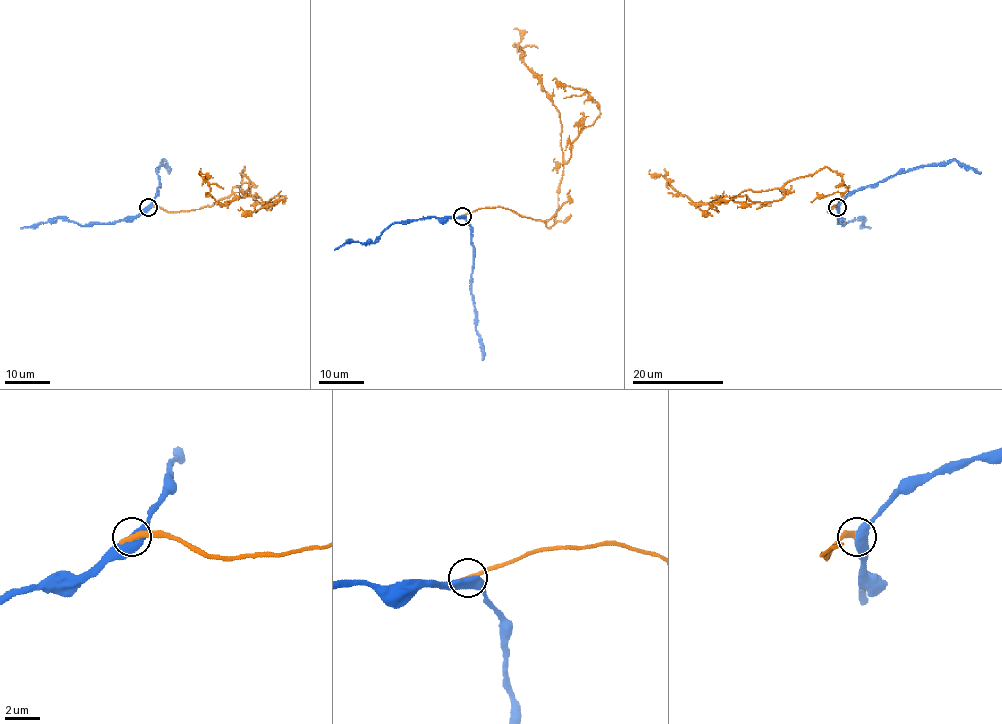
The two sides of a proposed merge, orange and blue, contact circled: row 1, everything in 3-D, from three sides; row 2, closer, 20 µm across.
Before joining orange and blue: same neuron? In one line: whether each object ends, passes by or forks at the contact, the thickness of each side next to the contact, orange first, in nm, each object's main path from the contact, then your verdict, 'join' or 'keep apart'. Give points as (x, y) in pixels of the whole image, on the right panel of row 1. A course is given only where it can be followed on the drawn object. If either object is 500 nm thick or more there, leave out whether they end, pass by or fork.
320 nm thick on the orange side, 550 nm on the other; orange runs (837, 207), (828, 211), (848, 186), (828, 167), (780, 188), (742, 191), (707, 203), (693, 203), (650, 169); blue runs (837, 207), (857, 190), (924, 166), (957, 160), (981, 173); keep apart

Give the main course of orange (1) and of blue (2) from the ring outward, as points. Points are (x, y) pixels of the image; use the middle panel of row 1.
1: (461, 216), (503, 207), (555, 224), (561, 121), (525, 64), (515, 29)
2: (461, 216), (470, 228), (471, 298), (482, 360)

